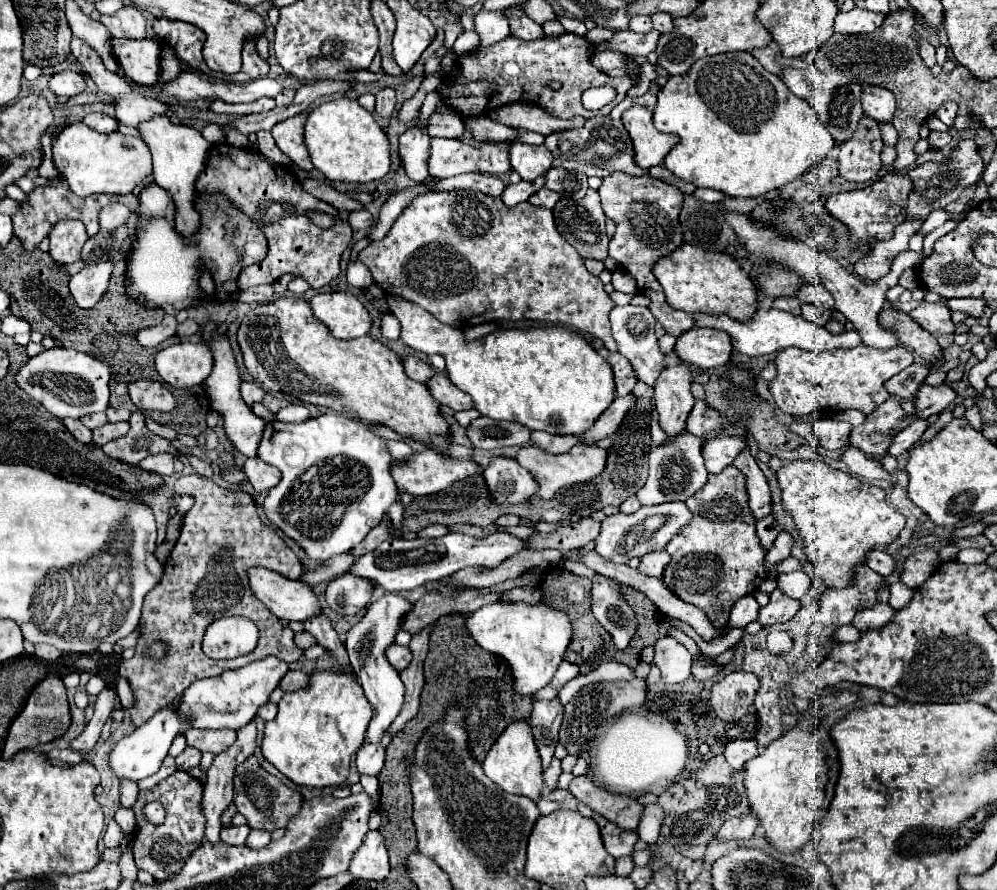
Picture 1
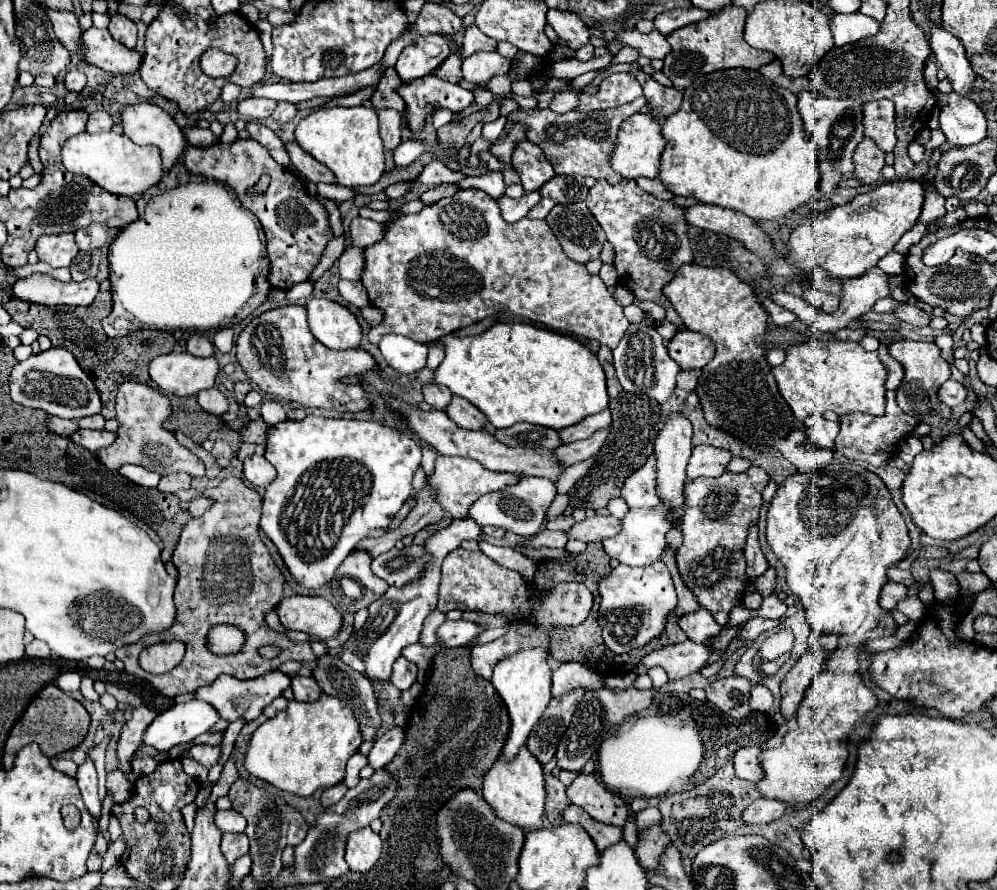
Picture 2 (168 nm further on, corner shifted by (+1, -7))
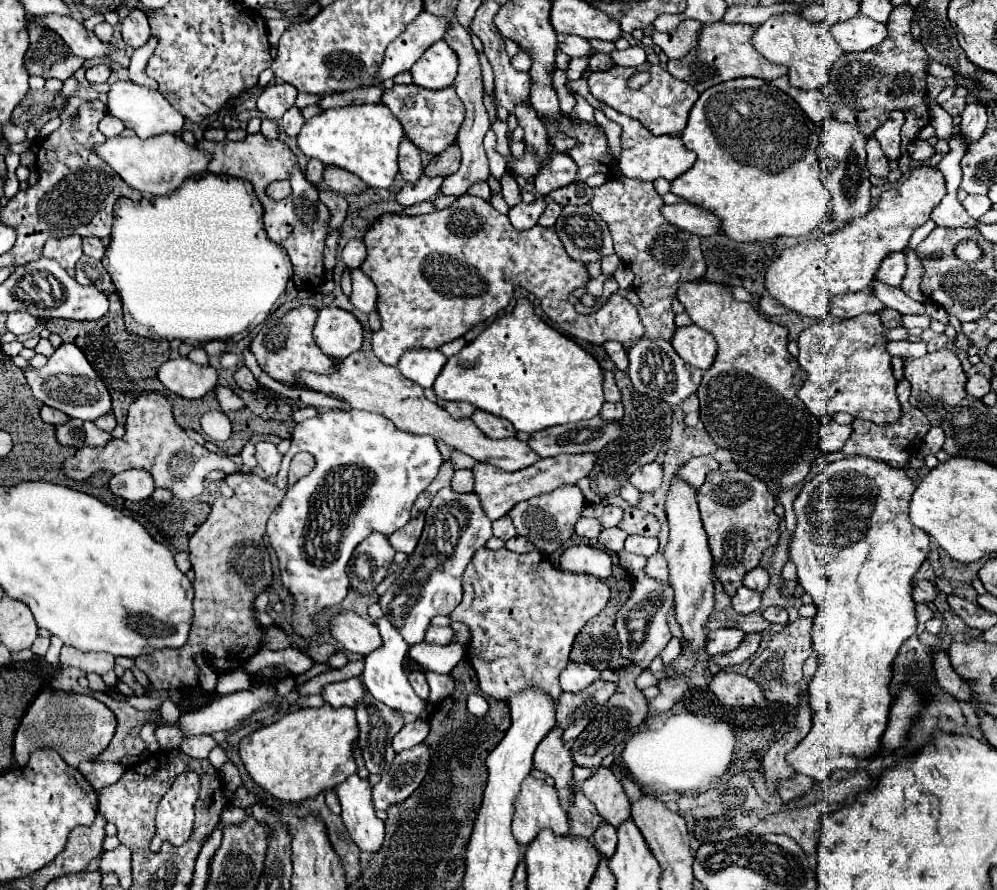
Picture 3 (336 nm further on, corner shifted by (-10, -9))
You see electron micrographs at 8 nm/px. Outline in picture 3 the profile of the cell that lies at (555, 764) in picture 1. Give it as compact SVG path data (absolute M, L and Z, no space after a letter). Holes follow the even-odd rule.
M574 787L574 797L568 807L570 835L582 835L590 839L600 823L602 823L602 817L596 813L594 805L584 797L580 787Z

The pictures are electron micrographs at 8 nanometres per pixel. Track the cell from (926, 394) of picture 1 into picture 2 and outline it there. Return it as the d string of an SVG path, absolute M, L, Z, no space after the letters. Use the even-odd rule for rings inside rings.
M947 379L941 389L939 389L939 399L949 405L949 407L957 407L961 405L965 399L967 399L967 387L961 383L961 381L955 381L955 379Z

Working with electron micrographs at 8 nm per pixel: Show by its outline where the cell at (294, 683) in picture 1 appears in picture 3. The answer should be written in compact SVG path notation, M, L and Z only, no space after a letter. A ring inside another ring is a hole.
M358 677L328 683L322 687L322 699L332 707L356 707L356 703L364 699L364 685Z

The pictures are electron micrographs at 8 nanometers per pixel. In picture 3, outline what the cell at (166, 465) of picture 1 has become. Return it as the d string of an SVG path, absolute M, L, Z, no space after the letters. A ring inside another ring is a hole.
M128 469L110 479L110 489L114 495L128 499L128 501L140 501L154 493L156 485L152 475L146 469Z

